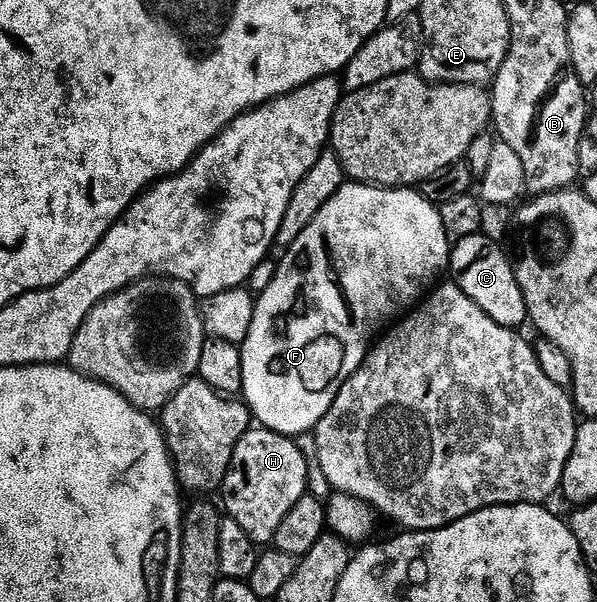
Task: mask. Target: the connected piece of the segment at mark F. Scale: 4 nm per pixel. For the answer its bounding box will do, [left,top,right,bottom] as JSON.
[240,182,452,438]

